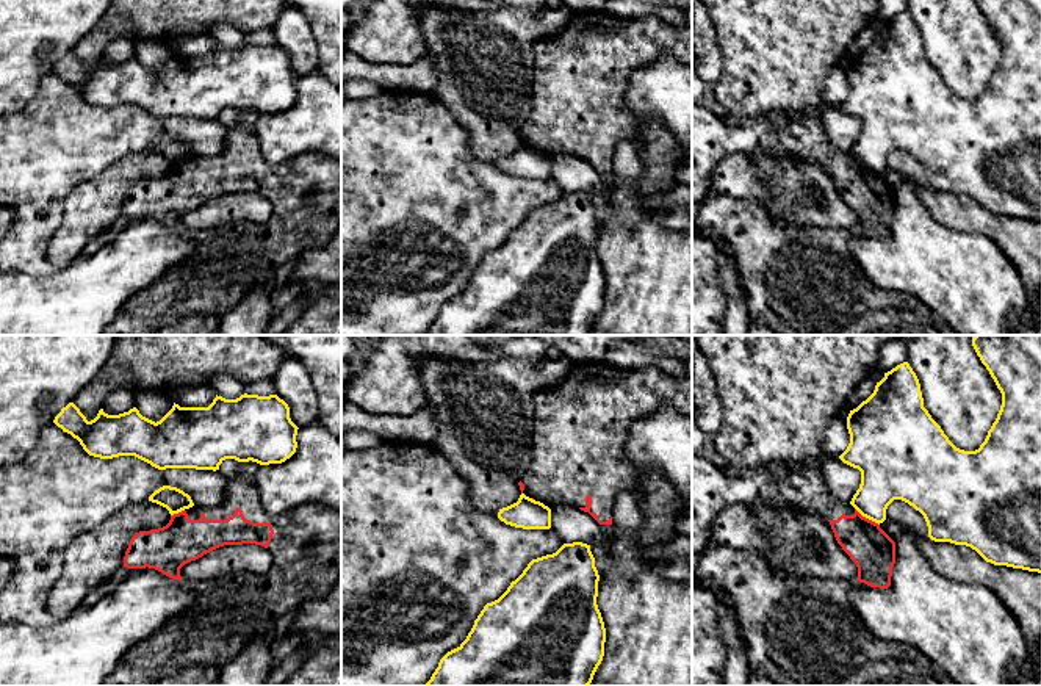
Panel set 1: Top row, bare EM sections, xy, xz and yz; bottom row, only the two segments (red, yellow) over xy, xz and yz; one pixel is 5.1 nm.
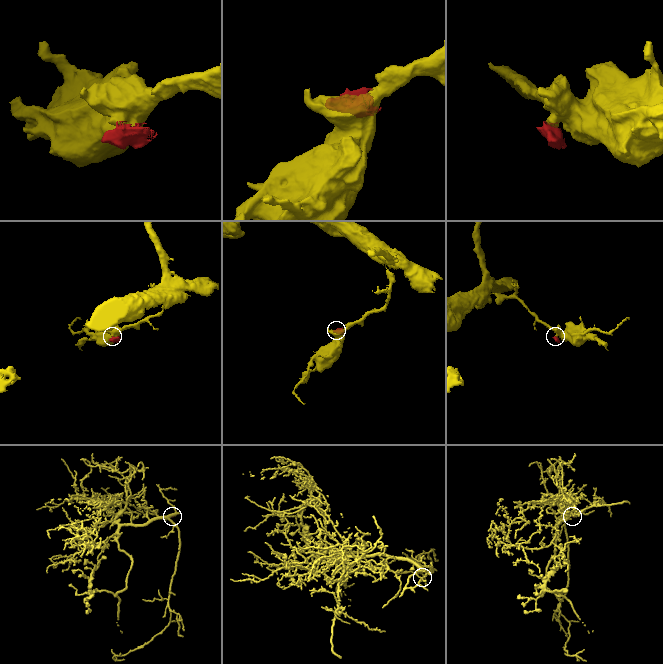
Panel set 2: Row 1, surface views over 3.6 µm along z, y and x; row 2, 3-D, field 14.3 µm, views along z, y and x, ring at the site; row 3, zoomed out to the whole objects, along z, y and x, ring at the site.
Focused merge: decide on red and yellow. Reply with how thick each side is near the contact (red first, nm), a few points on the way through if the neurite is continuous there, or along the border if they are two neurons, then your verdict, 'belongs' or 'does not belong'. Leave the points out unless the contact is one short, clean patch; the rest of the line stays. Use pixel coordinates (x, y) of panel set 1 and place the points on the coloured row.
220 nm thick on the red side, 260 nm on the other; border along yz (855, 508), (878, 525); does not belong

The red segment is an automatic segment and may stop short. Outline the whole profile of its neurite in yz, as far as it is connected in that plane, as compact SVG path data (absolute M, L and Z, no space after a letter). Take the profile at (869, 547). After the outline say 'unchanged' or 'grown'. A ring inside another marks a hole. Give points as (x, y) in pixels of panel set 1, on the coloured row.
M801 465L792 475L764 486L753 501L756 511L814 511L825 517L837 543L858 567L858 581L888 589L895 564L895 542L878 523L842 503L827 486L819 467Z; grown

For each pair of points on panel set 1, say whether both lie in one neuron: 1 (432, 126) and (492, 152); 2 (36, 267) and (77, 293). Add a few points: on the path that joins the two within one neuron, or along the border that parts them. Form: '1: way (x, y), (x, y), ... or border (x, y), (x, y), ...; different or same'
1: border (451, 113), (468, 132), (471, 151), (497, 168); different
2: border (58, 270), (41, 276), (16, 271); different

